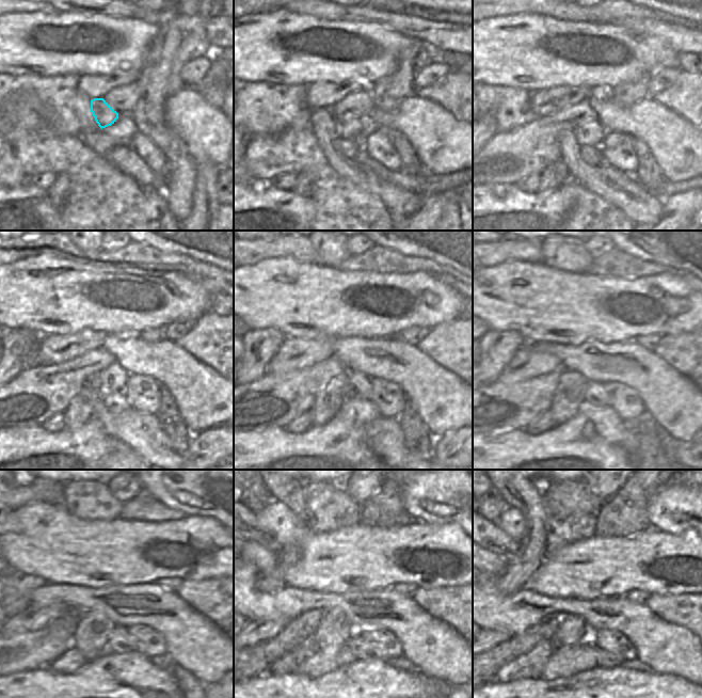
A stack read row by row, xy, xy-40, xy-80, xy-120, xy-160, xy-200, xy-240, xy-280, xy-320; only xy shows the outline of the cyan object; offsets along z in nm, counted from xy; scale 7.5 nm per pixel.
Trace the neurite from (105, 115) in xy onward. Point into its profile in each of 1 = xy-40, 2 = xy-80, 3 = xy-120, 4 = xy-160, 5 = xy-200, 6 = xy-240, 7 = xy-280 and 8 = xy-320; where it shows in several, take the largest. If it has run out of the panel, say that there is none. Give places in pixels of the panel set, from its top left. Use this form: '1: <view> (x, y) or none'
1: xy-40 (353, 129)
2: xy-80 (592, 133)
3: xy-120 (113, 378)
4: xy-160 (357, 385)
5: xy-200 (595, 395)
6: xy-240 (120, 641)
7: xy-280 (361, 649)
8: xy-320 (606, 660)

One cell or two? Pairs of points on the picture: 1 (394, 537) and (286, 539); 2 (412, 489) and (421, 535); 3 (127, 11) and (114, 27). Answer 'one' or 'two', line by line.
1: one
2: two
3: two

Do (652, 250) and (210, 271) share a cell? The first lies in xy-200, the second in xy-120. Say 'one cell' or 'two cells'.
two cells

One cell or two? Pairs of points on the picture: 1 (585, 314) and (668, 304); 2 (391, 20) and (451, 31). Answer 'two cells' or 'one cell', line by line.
1: one cell
2: one cell

